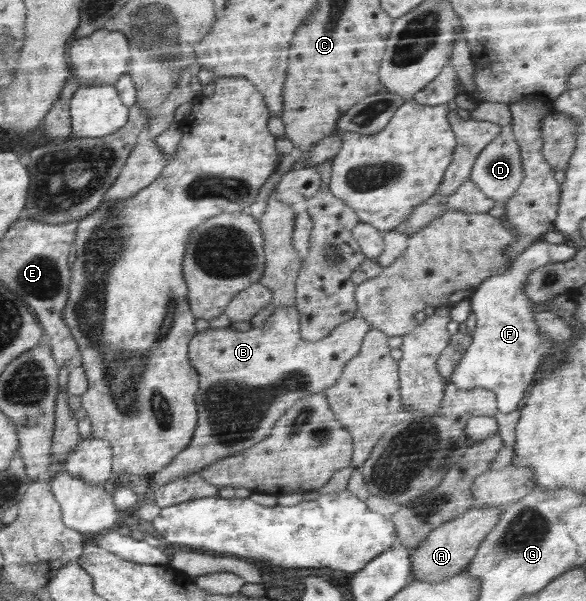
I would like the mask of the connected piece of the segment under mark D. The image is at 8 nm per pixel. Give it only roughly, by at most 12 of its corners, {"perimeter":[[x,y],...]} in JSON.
{"perimeter":[[503,129],[469,179],[508,201],[525,179],[520,143]]}

